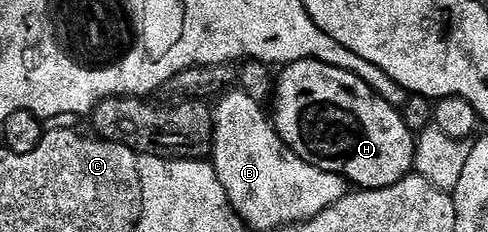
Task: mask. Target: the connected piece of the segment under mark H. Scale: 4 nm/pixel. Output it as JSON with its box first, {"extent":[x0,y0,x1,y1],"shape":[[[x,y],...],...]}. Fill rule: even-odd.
{"extent":[274,58,416,190],"shape":[[[313,58],[291,62],[279,71],[274,82],[274,125],[280,139],[302,160],[322,168],[326,172],[341,174],[353,187],[361,190],[390,188],[398,180],[413,173],[416,165],[416,140],[410,128],[406,128],[404,115],[378,96],[358,76],[330,64],[322,64]]]}

